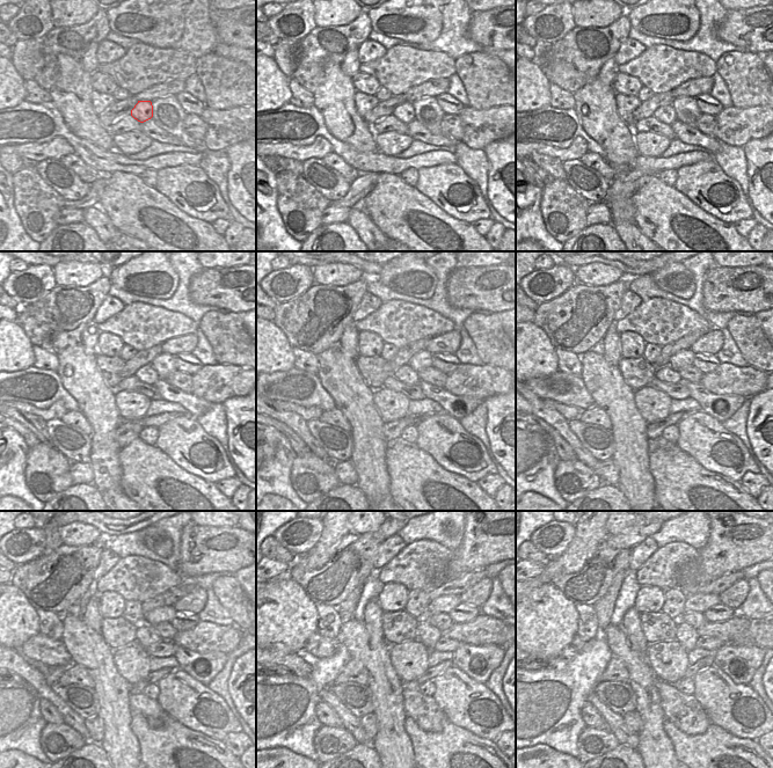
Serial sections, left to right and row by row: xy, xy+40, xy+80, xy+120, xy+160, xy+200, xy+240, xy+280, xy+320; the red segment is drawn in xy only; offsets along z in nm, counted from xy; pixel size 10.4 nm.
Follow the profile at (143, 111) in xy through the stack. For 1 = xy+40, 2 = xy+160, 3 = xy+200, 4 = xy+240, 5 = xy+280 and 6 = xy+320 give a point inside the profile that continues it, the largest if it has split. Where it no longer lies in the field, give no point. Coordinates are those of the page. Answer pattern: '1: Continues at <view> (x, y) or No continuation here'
1: Continues at xy+40 (405, 112)
2: Continues at xy+160 (406, 374)
3: Continues at xy+200 (665, 374)
4: Continues at xy+240 (146, 635)
5: Continues at xy+280 (427, 634)
6: Continues at xy+320 (686, 636)

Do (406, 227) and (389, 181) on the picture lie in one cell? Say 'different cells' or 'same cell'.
same cell

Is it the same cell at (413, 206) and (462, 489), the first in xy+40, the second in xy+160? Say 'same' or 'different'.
same

